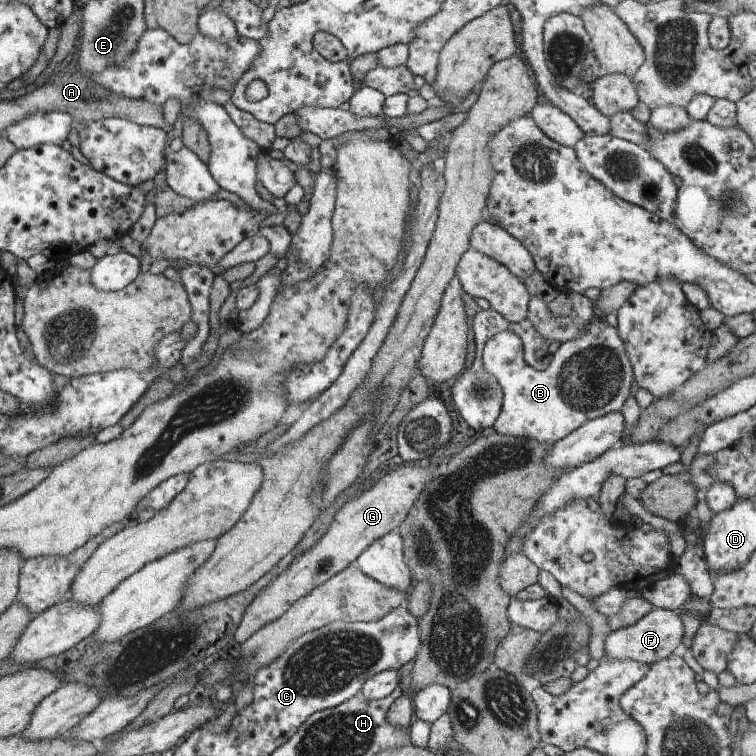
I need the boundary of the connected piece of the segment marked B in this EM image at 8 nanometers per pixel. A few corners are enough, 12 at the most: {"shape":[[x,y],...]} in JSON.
{"shape":[[596,320],[539,371],[512,331],[486,341],[506,390],[493,427],[554,444],[622,410],[633,363]]}

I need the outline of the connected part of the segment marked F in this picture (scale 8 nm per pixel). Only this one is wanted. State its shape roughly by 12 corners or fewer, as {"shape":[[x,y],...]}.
{"shape":[[654,608],[608,633],[605,656],[649,666],[683,642],[681,611]]}

